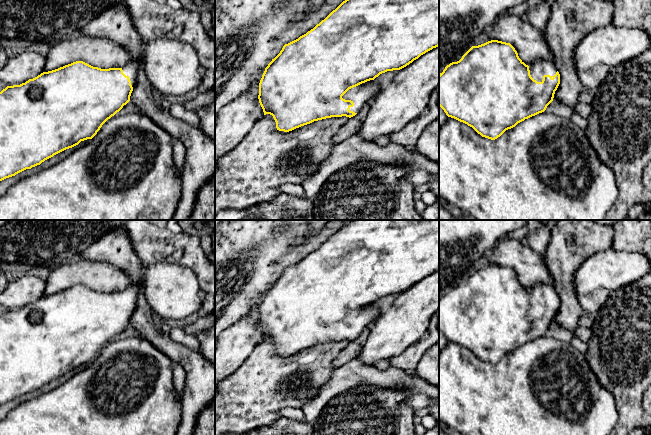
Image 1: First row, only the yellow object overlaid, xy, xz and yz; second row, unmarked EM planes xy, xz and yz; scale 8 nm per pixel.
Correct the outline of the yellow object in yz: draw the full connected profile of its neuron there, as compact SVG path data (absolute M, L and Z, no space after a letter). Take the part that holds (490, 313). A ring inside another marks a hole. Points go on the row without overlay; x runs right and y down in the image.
M491 264L472 270L459 285L450 287L439 298L439 330L448 341L467 348L482 361L495 364L518 347L544 336L559 308L560 298L553 286L537 284L528 290L510 267Z

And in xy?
M142 282L131 283L122 292L101 293L76 285L43 296L20 309L7 310L0 316L0 405L40 389L54 379L92 363L102 349L130 325L137 306Z

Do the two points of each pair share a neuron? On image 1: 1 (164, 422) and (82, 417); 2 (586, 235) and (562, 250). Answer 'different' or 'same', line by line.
1: same
2: same

